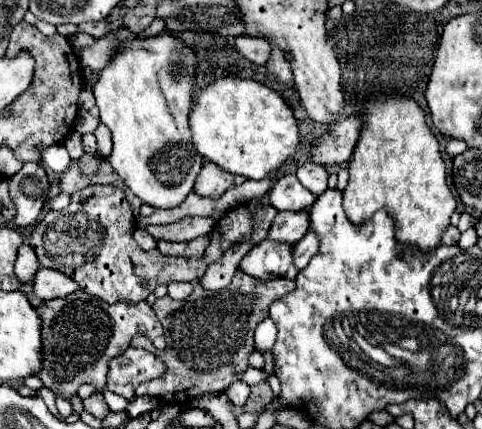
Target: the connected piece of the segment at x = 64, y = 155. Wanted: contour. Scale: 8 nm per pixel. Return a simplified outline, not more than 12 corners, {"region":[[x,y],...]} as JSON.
{"region":[[63,143],[43,151],[45,165],[63,173],[71,163]]}

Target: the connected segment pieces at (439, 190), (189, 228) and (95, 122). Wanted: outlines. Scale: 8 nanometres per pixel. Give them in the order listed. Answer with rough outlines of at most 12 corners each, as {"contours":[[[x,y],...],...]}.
{"contours":[[[409,97],[365,103],[343,207],[441,243],[457,201]],[[185,217],[151,225],[155,241],[193,241],[209,235],[211,217]],[[80,111],[74,129],[82,135],[94,133],[99,119]]]}

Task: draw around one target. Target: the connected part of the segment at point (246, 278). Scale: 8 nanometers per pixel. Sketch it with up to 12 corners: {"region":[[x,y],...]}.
{"region":[[237,269],[217,293],[193,283],[153,303],[163,379],[137,395],[185,405],[247,369],[253,331],[293,281]]}

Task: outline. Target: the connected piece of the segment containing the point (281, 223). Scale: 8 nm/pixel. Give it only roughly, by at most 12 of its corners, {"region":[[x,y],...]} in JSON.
{"region":[[281,211],[269,237],[295,245],[309,231],[307,211]]}

